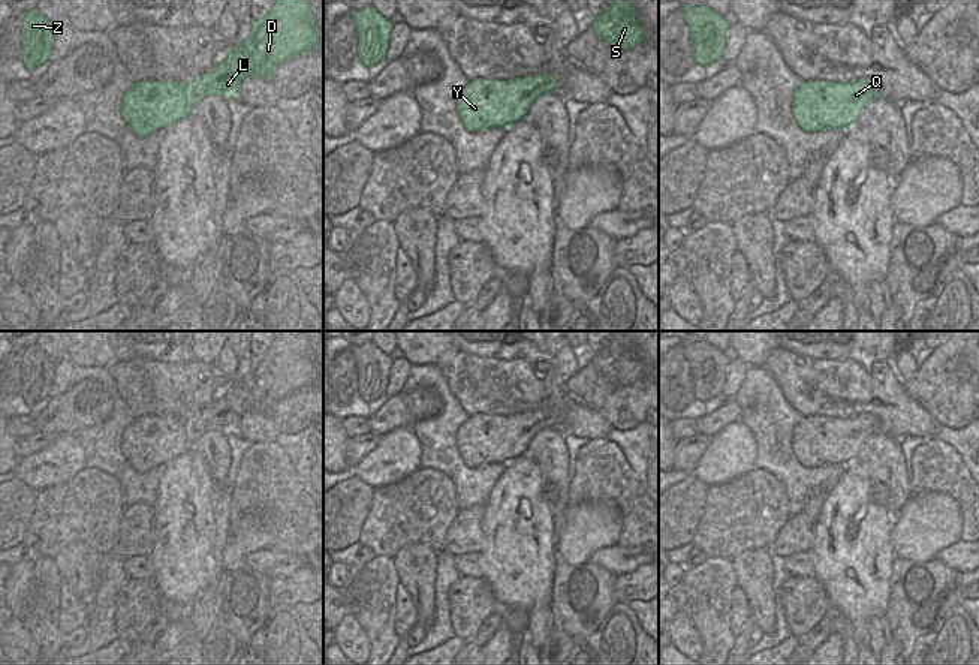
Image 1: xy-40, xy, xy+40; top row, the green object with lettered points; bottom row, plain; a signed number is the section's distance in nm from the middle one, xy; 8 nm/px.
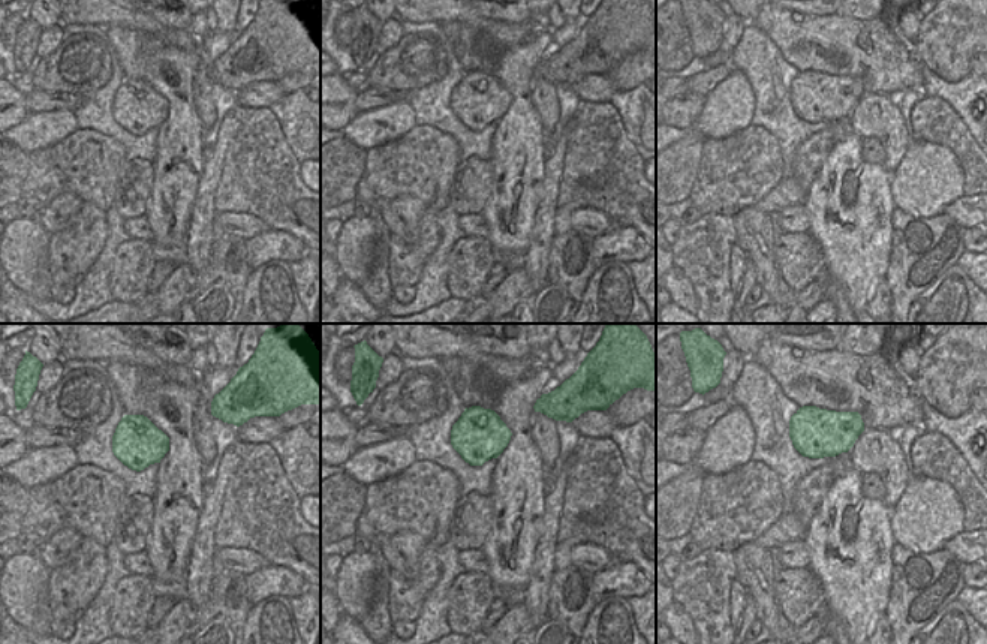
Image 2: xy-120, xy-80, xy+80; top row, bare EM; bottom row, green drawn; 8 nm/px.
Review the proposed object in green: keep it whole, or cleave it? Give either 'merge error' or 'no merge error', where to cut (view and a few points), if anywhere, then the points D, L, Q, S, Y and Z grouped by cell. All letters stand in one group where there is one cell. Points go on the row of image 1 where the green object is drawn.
no merge error; cut none; groups D L Q S Y Z

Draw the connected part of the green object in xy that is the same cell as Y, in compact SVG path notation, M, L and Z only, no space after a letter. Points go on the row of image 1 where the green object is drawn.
M528 75L509 81L476 78L457 96L457 115L467 132L507 129L525 118L542 94L557 88L552 75Z

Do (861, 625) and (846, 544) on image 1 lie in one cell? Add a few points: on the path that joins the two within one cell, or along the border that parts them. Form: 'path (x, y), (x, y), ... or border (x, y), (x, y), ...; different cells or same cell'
path (861, 605), (861, 589), (864, 584), (854, 563); same cell

